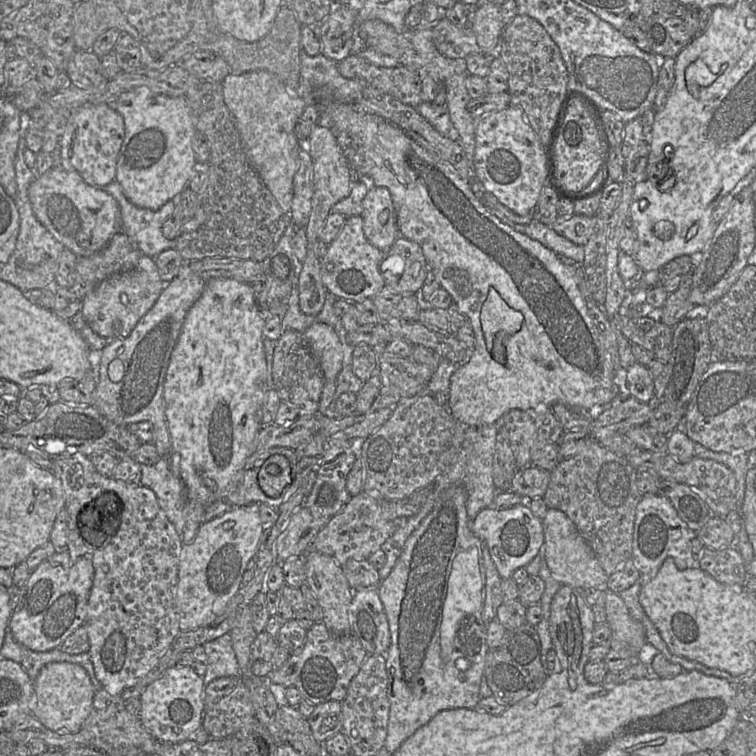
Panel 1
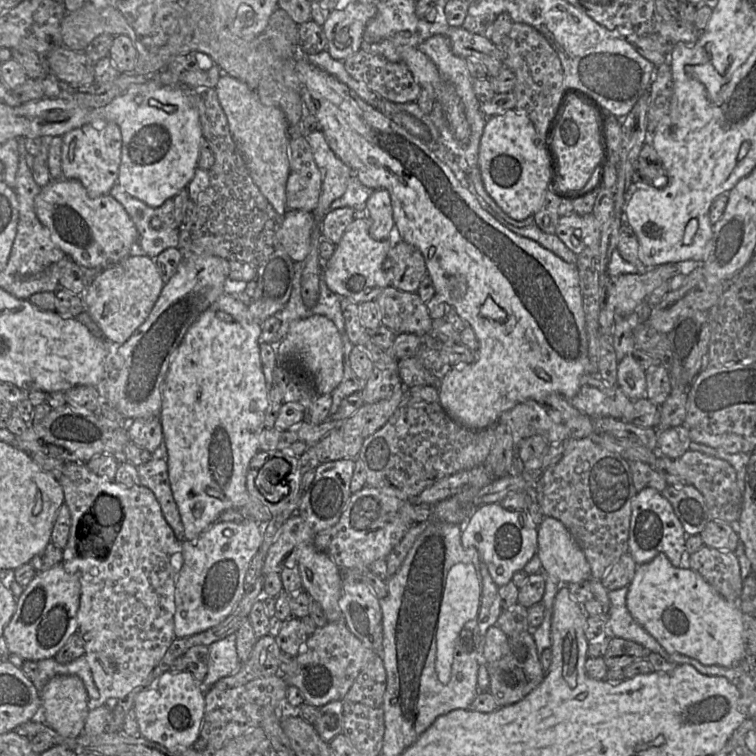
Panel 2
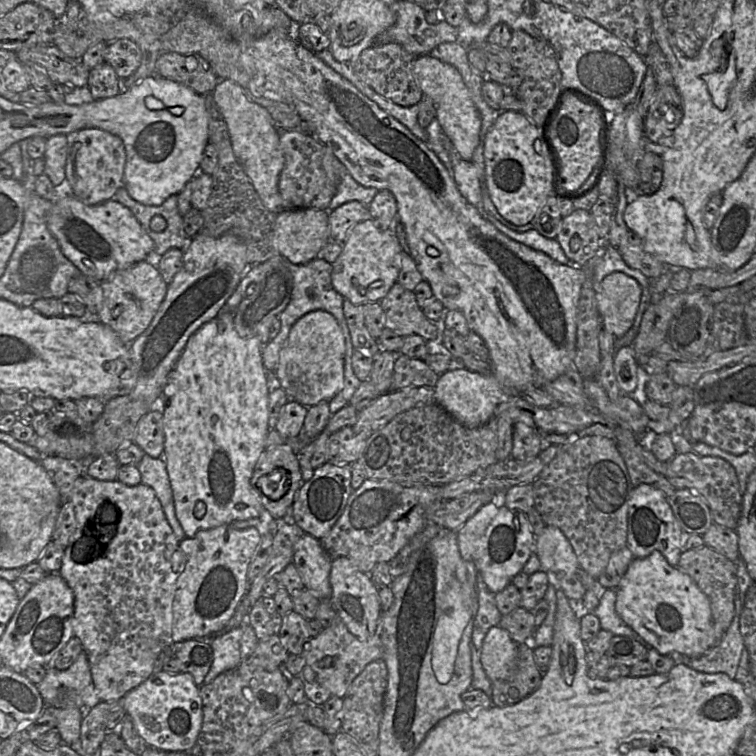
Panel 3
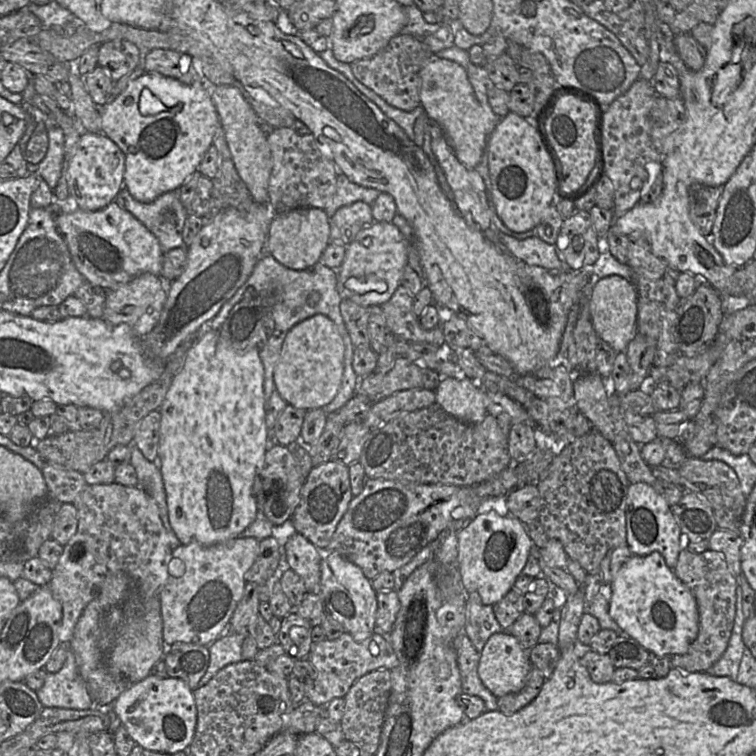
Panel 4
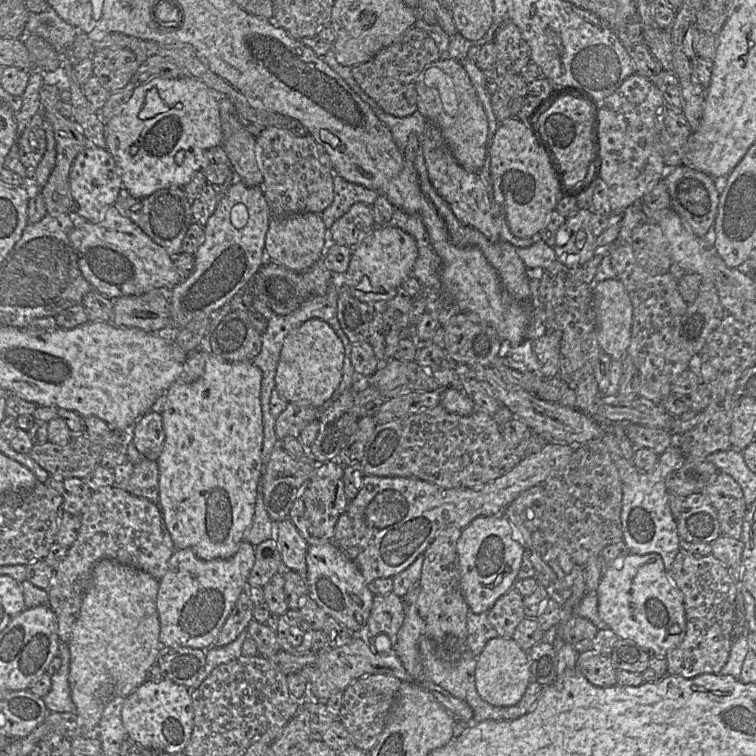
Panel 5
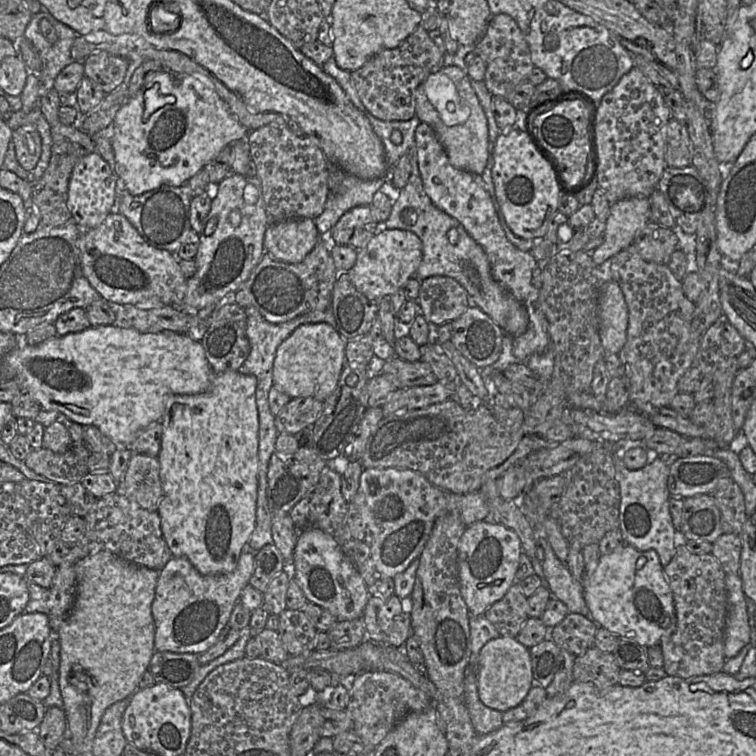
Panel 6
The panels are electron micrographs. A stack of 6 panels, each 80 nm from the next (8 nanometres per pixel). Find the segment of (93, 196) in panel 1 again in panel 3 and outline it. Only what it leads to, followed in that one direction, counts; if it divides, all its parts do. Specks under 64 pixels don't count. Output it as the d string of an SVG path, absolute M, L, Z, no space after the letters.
M58 189L58 197L53 202L52 208L49 211L48 218L47 218L47 227L49 231L52 233L52 235L57 239L60 248L64 254L64 256L70 260L73 265L75 265L81 273L83 273L86 276L89 276L93 278L94 280L98 282L102 282L109 278L113 273L126 269L132 265L134 265L137 262L145 261L148 256L153 257L155 256L154 251L154 241L150 238L150 236L147 234L145 229L141 226L141 224L138 222L136 217L133 215L133 213L125 207L123 204L115 201L114 199L110 199L107 201L104 201L97 205L87 205L78 200L73 195L59 195L59 189Z

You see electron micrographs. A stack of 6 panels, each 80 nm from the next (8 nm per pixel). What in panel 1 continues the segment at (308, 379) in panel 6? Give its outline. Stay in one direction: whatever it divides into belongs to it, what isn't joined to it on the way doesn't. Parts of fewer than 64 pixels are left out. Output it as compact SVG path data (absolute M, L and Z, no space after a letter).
M313 323L303 336L317 359L325 381L335 381L342 367L342 345L335 330L325 323Z

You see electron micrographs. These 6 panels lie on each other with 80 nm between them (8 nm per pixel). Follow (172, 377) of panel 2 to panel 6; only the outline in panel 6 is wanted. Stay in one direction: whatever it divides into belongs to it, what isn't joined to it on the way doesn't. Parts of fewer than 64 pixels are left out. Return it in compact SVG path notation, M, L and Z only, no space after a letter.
M240 371L215 374L211 387L196 395L173 395L165 404L159 456L162 495L158 504L163 537L174 557L185 557L203 575L231 572L255 527L259 471L257 379Z

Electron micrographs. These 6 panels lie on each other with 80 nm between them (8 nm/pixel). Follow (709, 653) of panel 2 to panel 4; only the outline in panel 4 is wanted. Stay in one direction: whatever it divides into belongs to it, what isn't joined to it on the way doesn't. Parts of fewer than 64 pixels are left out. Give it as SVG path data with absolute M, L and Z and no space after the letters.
M661 553L631 555L610 583L609 615L649 653L659 657L685 654L699 631L699 612L691 591L670 569Z

